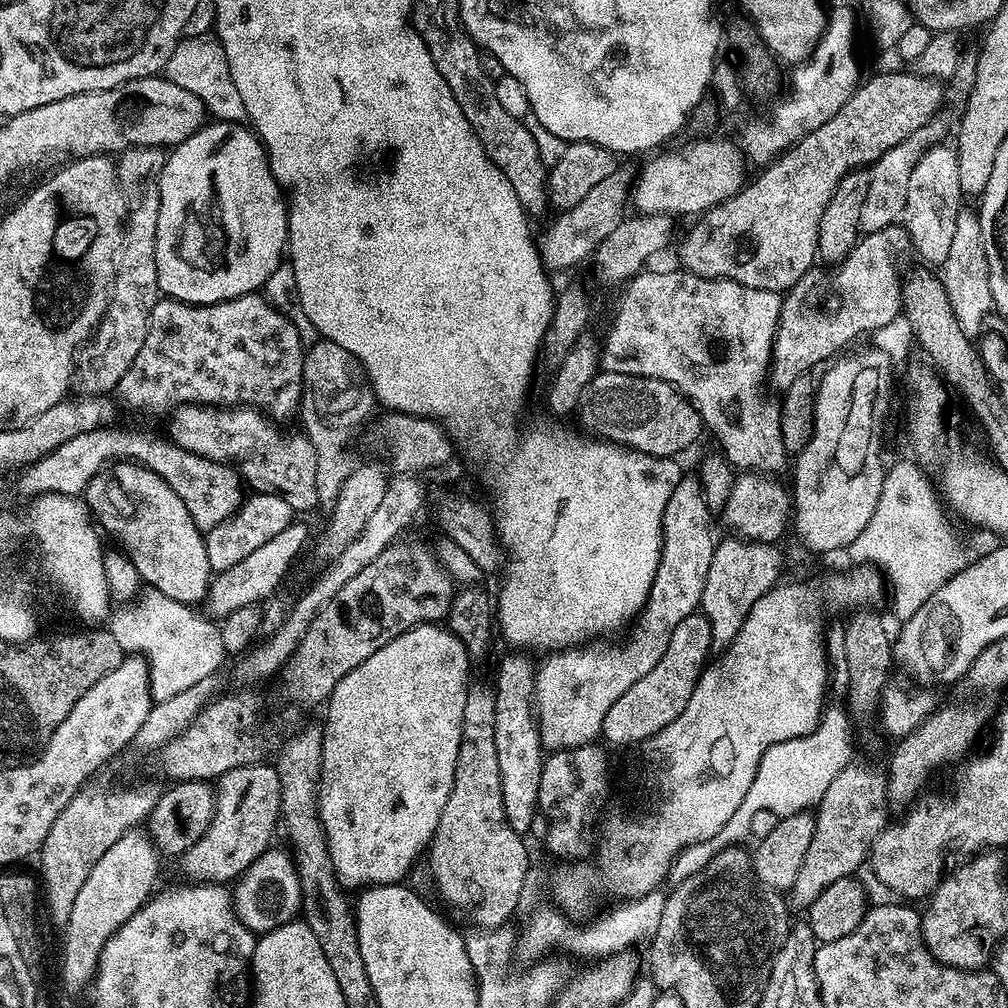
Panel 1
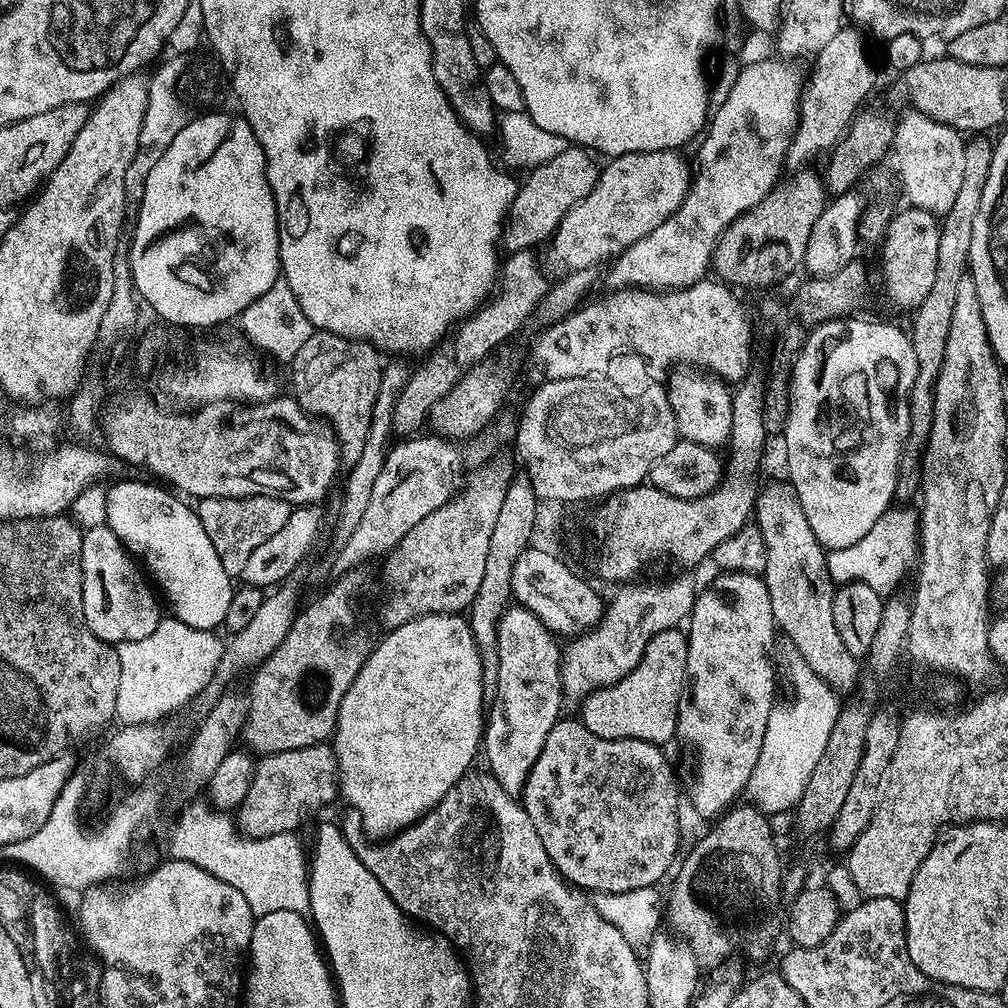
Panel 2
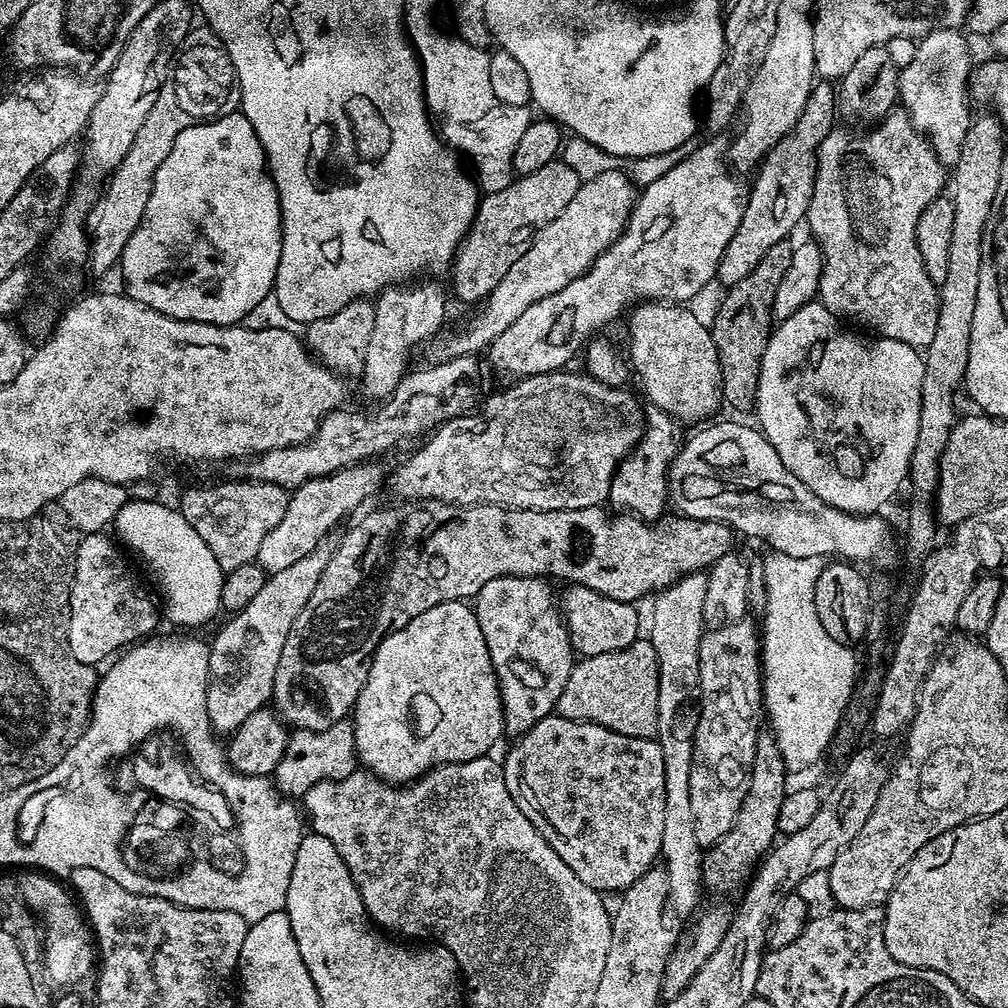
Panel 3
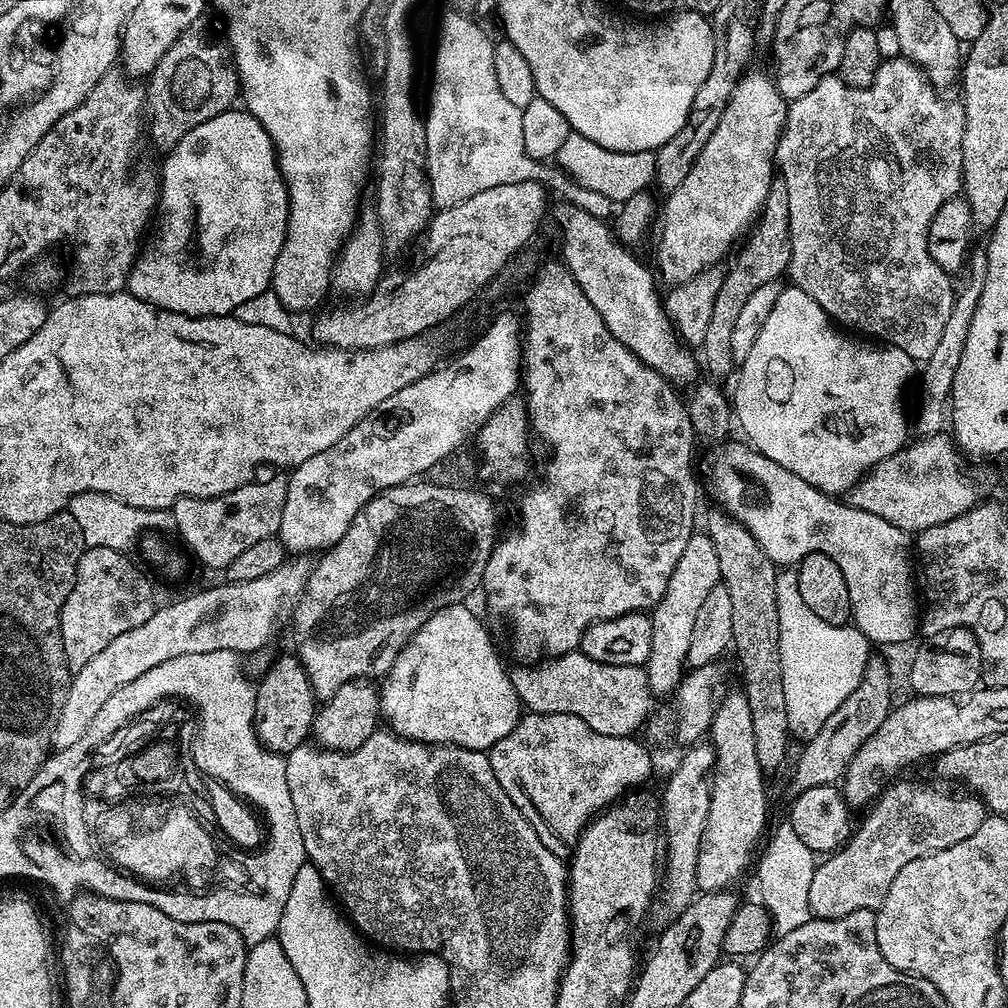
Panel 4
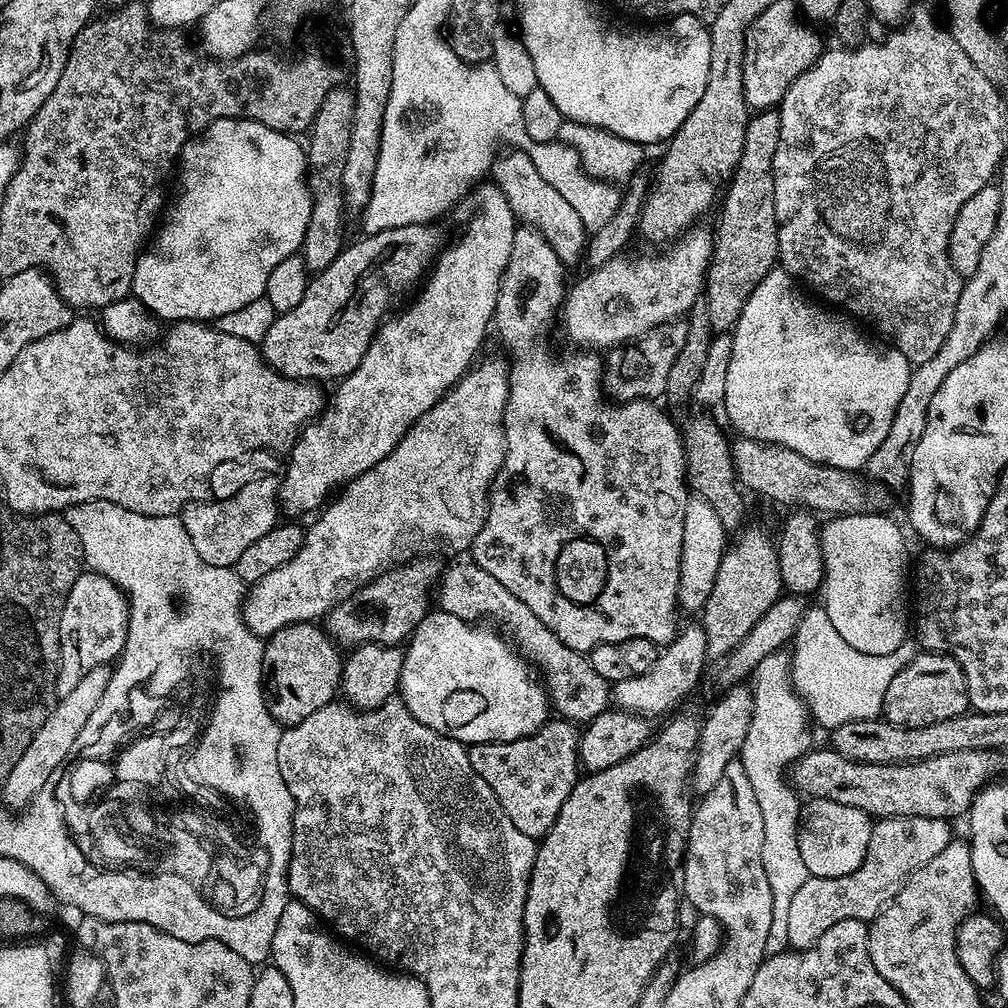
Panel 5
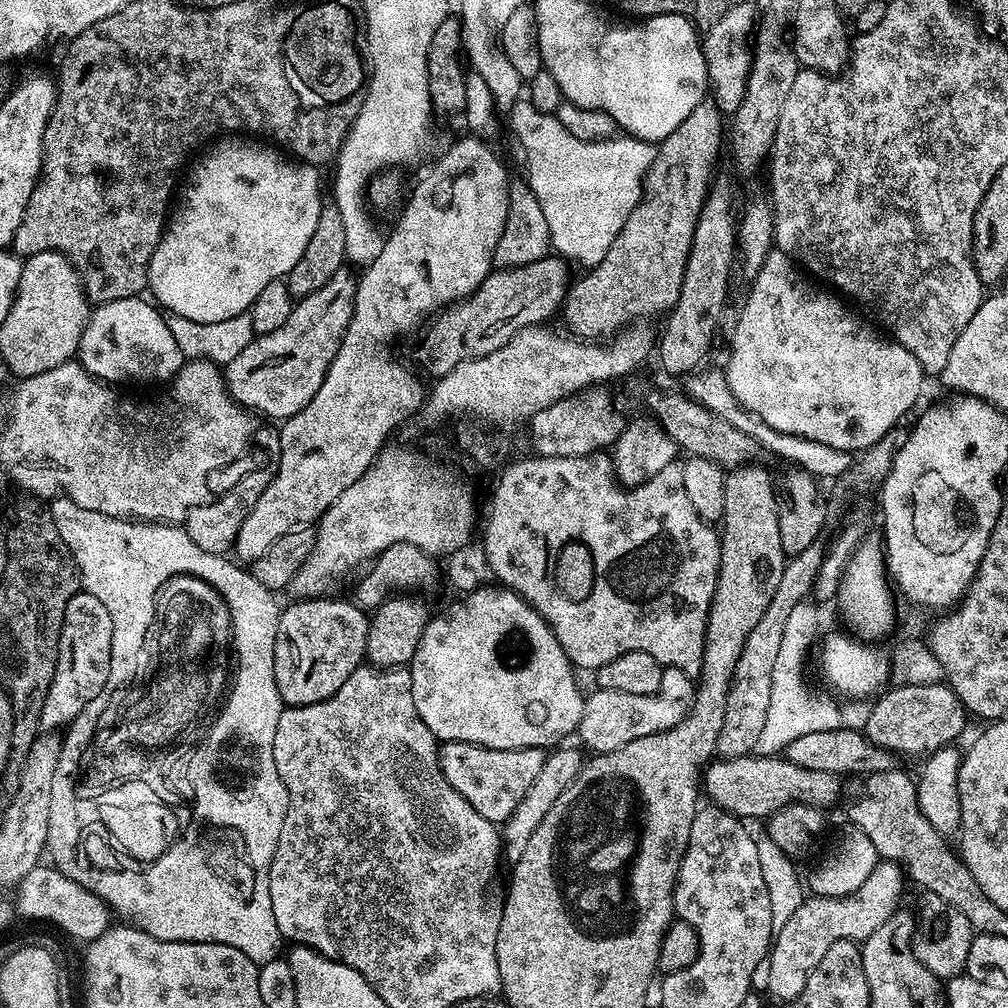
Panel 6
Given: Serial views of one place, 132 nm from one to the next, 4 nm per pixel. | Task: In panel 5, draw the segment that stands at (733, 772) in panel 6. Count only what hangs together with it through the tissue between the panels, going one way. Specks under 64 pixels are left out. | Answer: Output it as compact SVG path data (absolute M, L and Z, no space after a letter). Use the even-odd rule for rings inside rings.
M824 746L817 750L809 750L790 768L790 783L797 793L805 797L830 799L844 806L854 806L871 818L885 816L925 816L948 820L952 816L963 817L968 811L981 788L993 779L996 767L1000 764L1001 753L996 750L968 749L954 750L950 754L938 754L925 760L915 760L909 764L863 764L857 760L846 758L833 752L831 747Z

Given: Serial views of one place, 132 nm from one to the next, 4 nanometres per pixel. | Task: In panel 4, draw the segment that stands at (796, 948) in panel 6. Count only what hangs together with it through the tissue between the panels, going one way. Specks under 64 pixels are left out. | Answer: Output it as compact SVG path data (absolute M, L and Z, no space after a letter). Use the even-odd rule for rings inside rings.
M912 780L895 784L880 793L867 809L868 817L859 822L843 847L817 863L808 894L813 917L829 920L854 914L854 910L879 908L886 898L886 890L890 890L890 882L898 878L898 870L902 870L906 862L946 850L954 846L954 842L970 838L970 834L982 826L986 809L983 800L975 794L951 796Z

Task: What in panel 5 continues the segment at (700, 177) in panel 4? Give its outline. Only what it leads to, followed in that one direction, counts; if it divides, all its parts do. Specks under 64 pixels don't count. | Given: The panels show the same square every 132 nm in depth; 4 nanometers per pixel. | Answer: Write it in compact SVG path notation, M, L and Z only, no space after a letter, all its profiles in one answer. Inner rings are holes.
M693 226L676 237L663 250L656 250L653 256L628 256L621 254L610 258L597 268L585 271L585 276L576 285L567 289L562 305L564 328L576 340L588 344L589 349L612 348L635 342L652 328L666 324L669 320L681 319L692 311L705 291L705 276L711 262L714 236L711 231Z

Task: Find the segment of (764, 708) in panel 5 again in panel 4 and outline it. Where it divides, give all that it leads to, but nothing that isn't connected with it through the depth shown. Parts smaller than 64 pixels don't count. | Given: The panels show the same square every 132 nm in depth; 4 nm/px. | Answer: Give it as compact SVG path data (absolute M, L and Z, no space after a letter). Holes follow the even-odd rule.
M786 820L781 821L781 824L775 828L768 845L764 848L764 853L762 852L763 848L755 865L756 880L760 883L758 900L768 912L773 931L781 936L798 929L812 918L808 894L818 860L815 852L800 840Z

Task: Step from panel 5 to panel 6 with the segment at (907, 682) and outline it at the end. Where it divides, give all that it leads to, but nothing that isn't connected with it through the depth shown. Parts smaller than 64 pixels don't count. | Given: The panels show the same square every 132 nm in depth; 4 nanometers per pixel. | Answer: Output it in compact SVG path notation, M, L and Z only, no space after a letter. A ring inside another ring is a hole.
M944 682L892 686L881 691L871 704L872 708L867 709L868 717L862 729L864 735L872 744L900 758L927 757L940 748L949 747L964 732L966 713L960 705L960 699Z

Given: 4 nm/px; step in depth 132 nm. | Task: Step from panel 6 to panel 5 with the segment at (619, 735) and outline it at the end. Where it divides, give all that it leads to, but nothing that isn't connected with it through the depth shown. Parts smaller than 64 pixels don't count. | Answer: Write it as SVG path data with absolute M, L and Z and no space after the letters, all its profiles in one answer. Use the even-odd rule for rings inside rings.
M699 623L689 628L681 627L673 640L659 649L654 666L650 666L646 674L615 681L615 703L617 700L616 704L626 712L643 714L648 718L655 718L659 712L666 712L672 707L675 709L679 700L686 699L695 690L707 660L708 643L703 627Z

